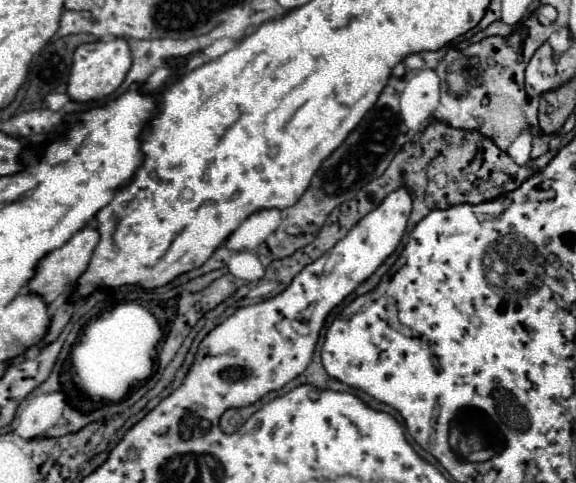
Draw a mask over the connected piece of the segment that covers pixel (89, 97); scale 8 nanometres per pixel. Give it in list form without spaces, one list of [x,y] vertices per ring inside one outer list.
[[[124,38],[78,46],[74,52],[74,66],[72,66],[72,74],[70,74],[68,90],[66,90],[70,100],[84,104],[84,102],[102,100],[106,96],[114,94],[120,88],[120,84],[124,82],[126,72],[130,70],[130,64],[132,64],[132,56],[130,56],[130,48]]]

